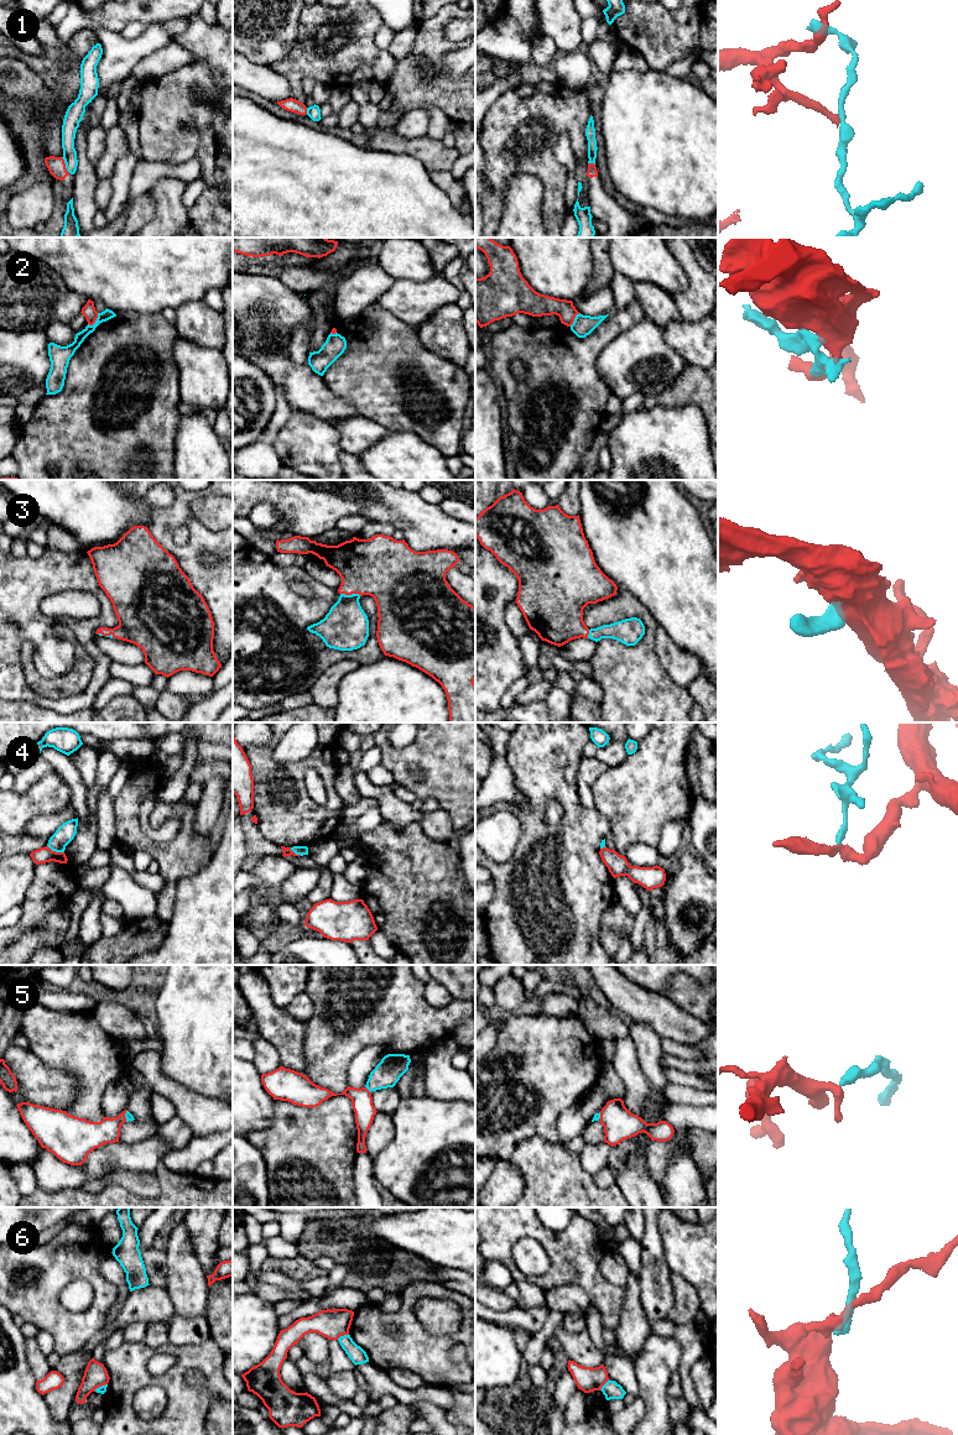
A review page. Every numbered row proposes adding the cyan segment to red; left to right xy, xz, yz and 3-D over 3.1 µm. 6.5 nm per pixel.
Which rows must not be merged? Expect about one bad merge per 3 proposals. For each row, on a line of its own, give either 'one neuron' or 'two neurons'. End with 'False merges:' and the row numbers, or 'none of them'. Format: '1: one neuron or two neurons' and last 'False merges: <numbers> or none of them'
1: two neurons
2: two neurons
3: one neuron
4: two neurons
5: one neuron
6: two neurons
False merges: 1, 2, 4, 6

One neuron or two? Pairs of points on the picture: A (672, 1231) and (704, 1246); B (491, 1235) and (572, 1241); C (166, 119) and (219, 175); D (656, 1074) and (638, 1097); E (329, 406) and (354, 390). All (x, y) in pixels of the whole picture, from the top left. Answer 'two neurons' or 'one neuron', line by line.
A: one neuron
B: one neuron
C: one neuron
D: two neurons
E: two neurons

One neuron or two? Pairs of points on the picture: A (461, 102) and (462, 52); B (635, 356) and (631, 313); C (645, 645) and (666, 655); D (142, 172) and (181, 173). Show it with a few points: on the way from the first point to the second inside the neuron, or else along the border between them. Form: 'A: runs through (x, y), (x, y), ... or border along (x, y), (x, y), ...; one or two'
A: border along (458, 46), (441, 66), (451, 81); two
B: border along (644, 316), (608, 342); two
C: border along (657, 625), (654, 632), (654, 648), (668, 676); two
D: runs through (152, 171), (171, 171); one

